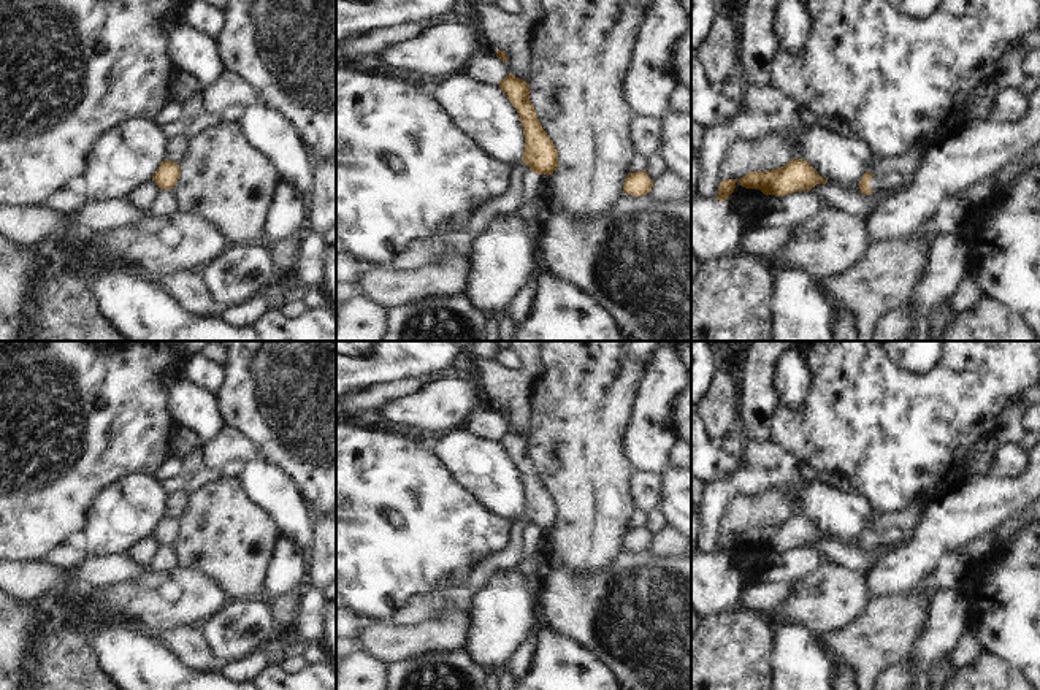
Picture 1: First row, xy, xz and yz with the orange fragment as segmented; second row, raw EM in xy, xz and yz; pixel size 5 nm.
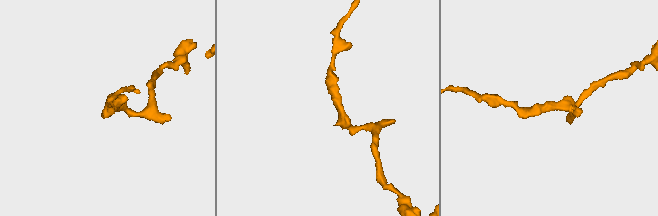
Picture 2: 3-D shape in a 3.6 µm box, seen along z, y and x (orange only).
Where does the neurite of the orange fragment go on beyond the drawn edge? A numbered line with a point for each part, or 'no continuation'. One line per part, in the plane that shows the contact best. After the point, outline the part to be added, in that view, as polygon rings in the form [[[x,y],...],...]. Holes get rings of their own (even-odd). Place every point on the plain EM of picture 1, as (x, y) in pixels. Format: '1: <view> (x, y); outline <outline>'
1: yz (882, 540); outline [[[893,527],[888,530],[874,530],[870,535],[872,550],[885,550],[902,541],[908,541],[915,533],[915,528],[910,527]]]

